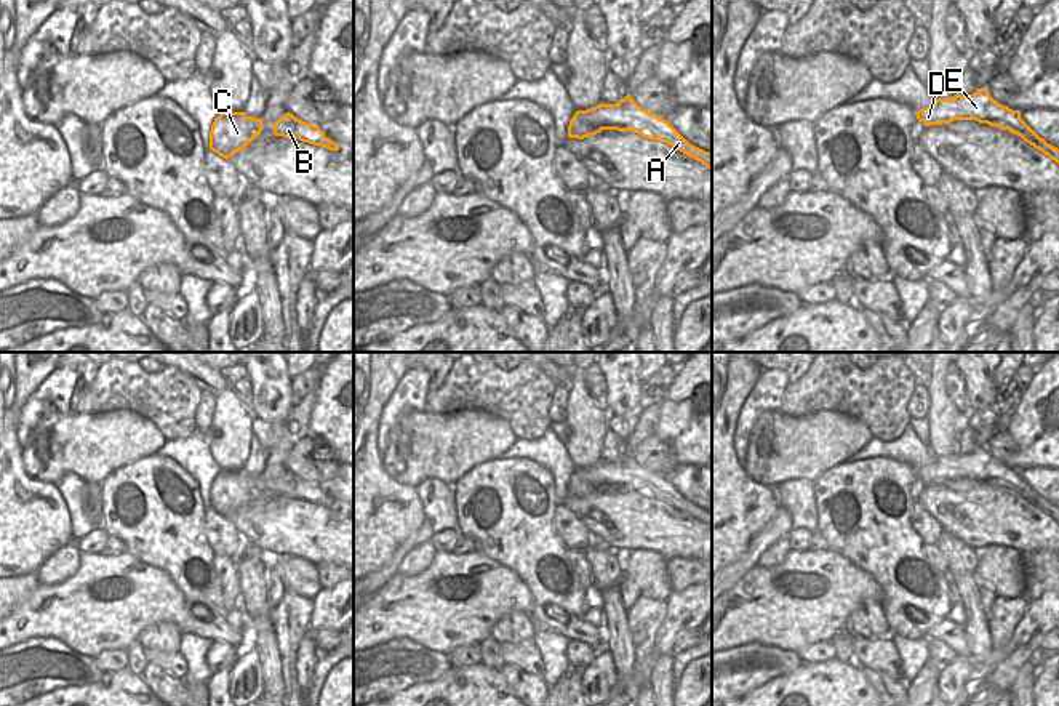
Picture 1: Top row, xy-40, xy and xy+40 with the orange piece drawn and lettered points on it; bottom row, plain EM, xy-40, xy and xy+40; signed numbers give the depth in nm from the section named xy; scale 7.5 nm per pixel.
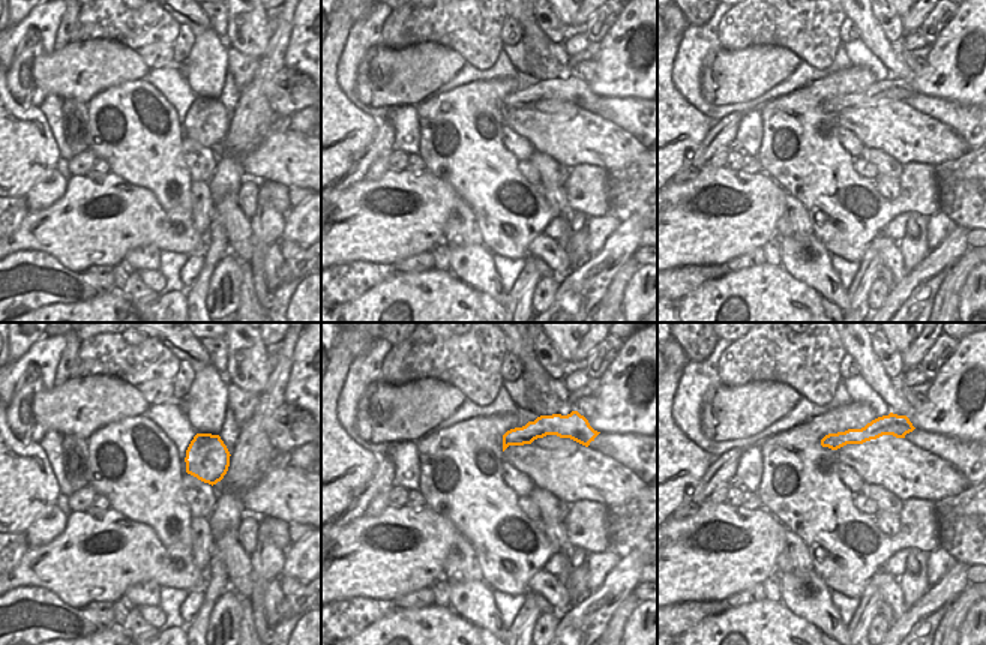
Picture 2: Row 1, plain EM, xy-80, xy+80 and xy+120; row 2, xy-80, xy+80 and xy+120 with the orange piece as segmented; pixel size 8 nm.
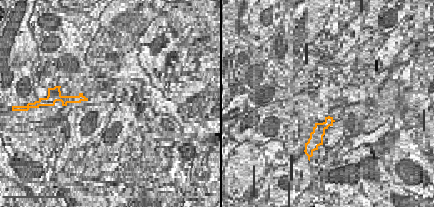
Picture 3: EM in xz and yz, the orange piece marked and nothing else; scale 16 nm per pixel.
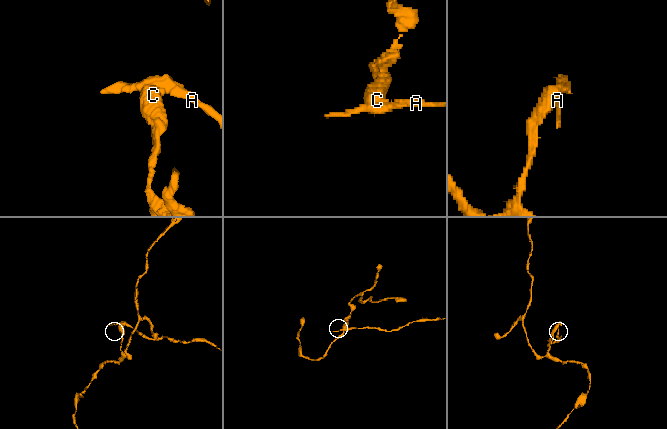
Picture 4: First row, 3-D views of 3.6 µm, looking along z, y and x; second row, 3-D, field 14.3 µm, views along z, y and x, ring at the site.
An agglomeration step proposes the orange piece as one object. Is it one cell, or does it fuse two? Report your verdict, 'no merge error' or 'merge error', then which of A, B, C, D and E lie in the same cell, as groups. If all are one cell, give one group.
merge error | A B D E / C

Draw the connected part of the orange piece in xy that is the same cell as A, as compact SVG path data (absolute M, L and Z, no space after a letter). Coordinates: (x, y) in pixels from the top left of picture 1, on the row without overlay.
M629 453L616 463L601 461L587 469L577 469L577 472L601 488L633 490L643 496L667 501L712 530L712 511L689 503L667 479L641 467Z

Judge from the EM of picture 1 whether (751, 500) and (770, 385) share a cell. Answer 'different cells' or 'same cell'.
different cells

